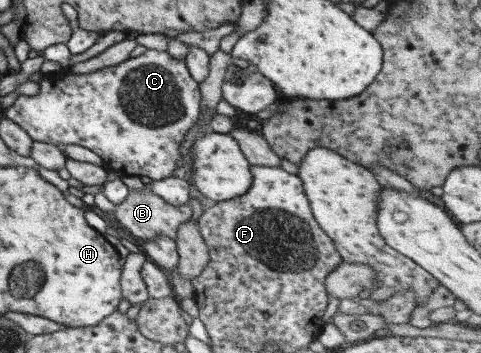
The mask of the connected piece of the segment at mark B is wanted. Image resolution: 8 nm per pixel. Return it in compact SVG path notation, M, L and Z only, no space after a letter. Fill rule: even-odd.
M129 189L123 203L116 205L113 215L131 235L143 241L151 239L156 235L166 235L174 239L179 224L190 218L191 209L188 204L169 205L158 195L146 191L146 189Z

